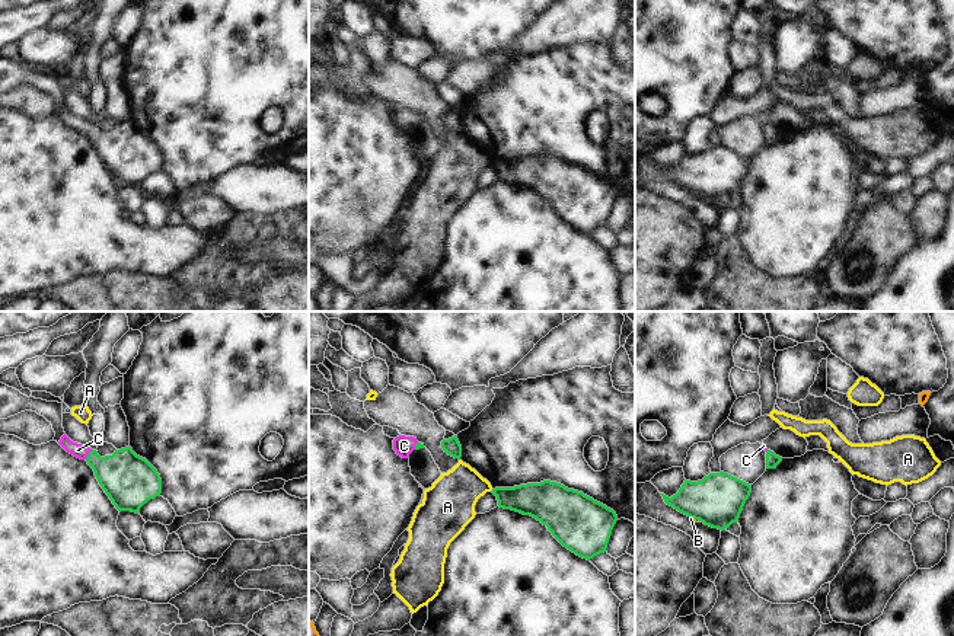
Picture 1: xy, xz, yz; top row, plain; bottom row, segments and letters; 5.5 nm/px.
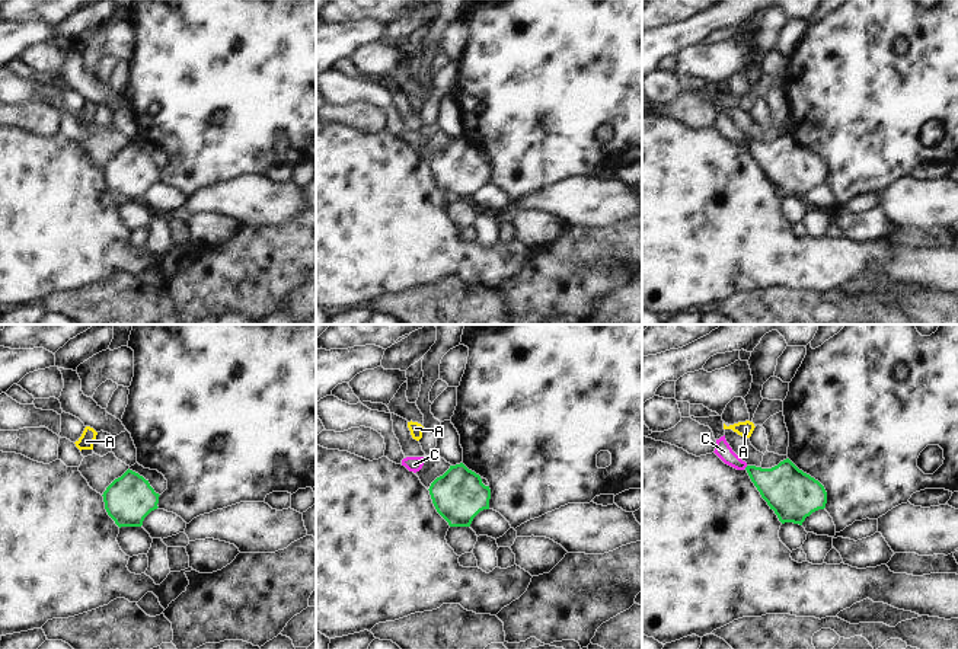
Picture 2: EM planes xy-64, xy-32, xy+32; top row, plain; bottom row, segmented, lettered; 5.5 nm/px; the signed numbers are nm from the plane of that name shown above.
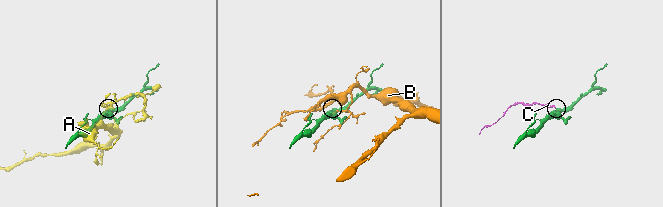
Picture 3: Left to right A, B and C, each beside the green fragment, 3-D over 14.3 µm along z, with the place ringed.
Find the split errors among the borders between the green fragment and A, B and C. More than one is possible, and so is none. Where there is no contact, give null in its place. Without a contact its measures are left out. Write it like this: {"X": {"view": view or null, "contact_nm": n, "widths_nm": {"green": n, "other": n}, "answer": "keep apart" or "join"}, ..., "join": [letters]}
{"A": {"view": null, "answer": "keep apart"}, "B": {"view": "yz", "contact_nm": 40, "widths_nm": {"green": 280, "other": 20}, "answer": "keep apart"}, "C": {"view": "xy", "contact_nm": 70, "widths_nm": {"green": 280, "other": 80}, "answer": "join"}, "join": ["C"]}

